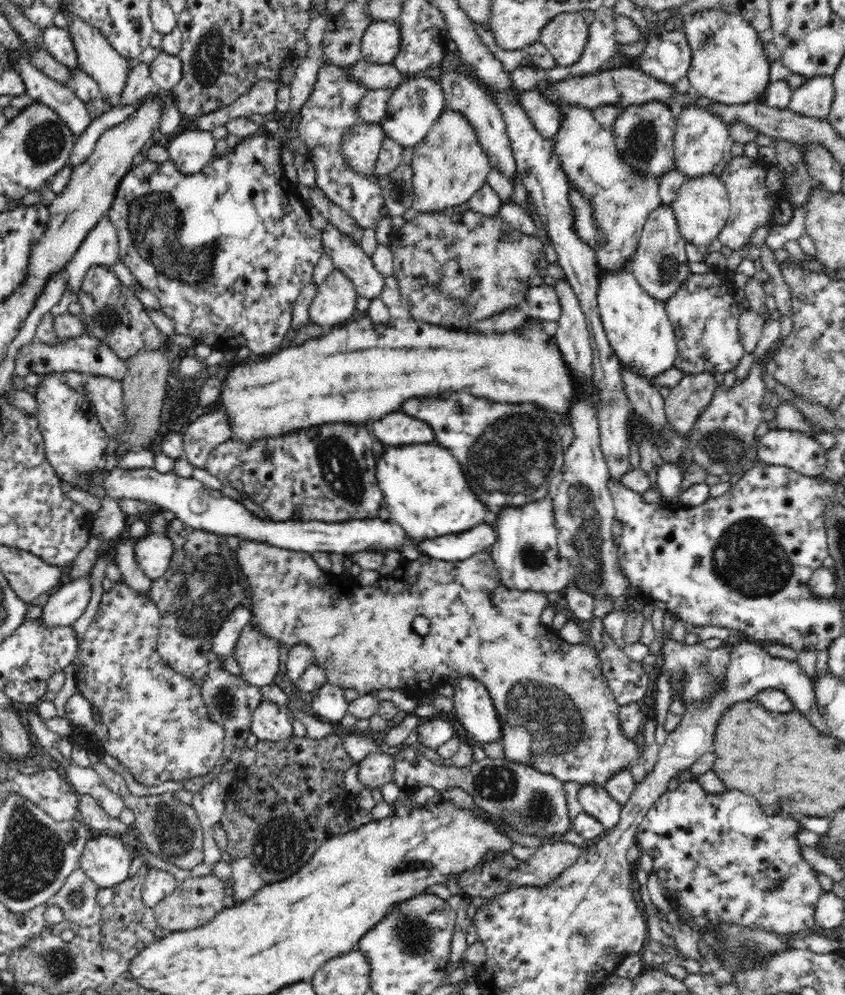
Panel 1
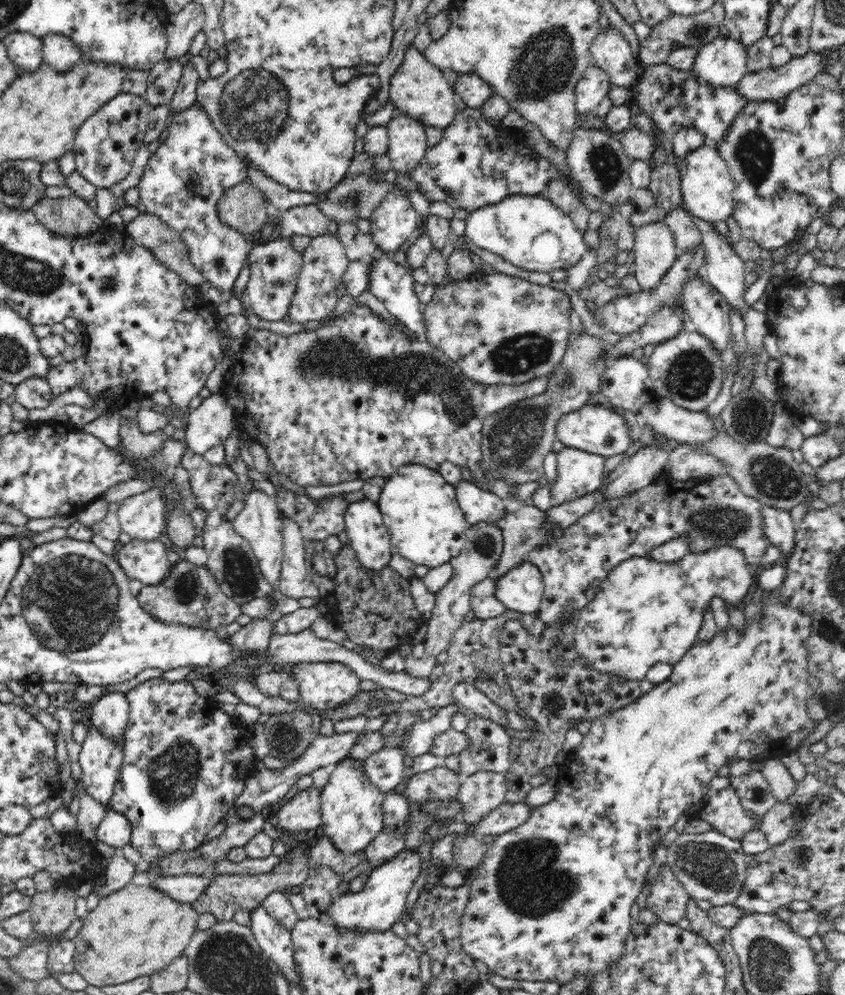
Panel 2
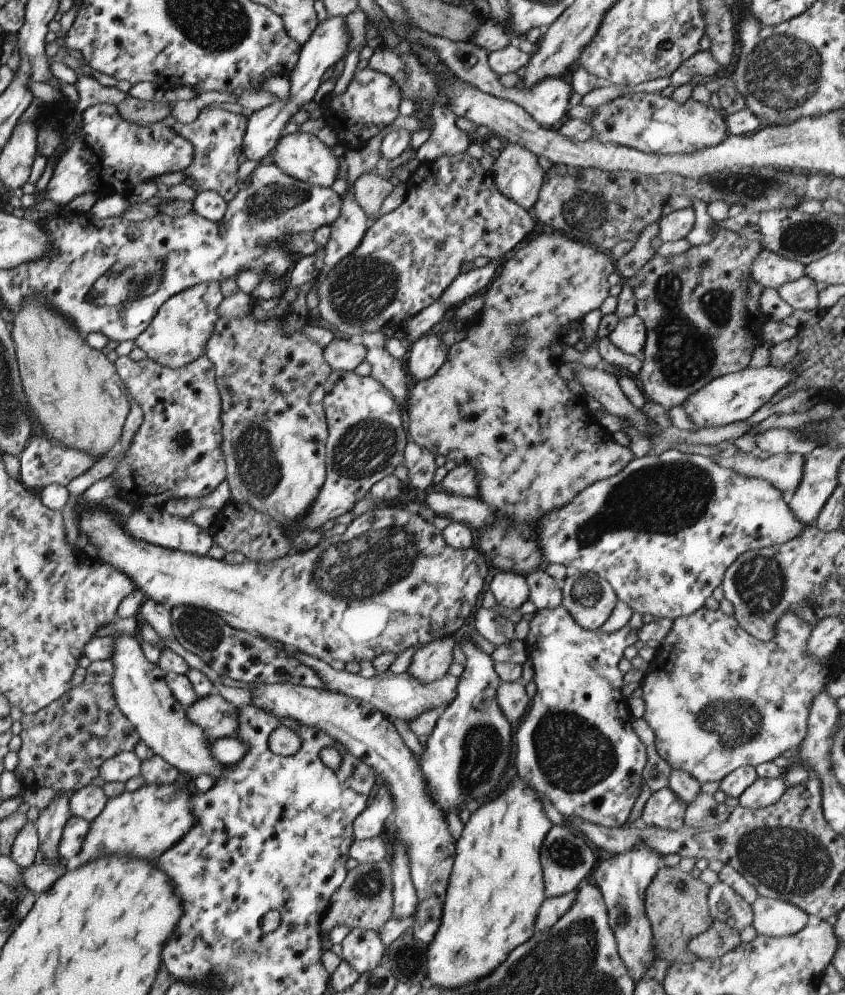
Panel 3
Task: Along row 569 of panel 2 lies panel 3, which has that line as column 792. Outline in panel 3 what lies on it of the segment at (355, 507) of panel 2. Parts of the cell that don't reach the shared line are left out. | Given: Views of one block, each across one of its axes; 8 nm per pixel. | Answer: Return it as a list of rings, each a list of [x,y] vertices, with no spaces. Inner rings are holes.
[[[771,365],[760,368],[747,366],[740,371],[710,380],[703,388],[689,394],[681,402],[681,408],[697,429],[725,426],[725,424],[749,418],[755,410],[761,408],[765,402],[769,402],[773,394],[779,392],[783,386],[787,386],[795,378],[797,378],[797,372],[789,368],[773,368]]]

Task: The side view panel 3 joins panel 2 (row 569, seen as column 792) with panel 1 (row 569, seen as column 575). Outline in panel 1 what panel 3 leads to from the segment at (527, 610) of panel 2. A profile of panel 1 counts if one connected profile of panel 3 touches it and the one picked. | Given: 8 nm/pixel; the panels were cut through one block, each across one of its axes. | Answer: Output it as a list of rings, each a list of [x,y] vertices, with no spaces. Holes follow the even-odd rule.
[[[551,495],[520,507],[504,506],[496,513],[492,531],[496,542],[488,548],[501,585],[512,591],[562,594],[571,582],[570,561],[560,555],[555,498]]]

